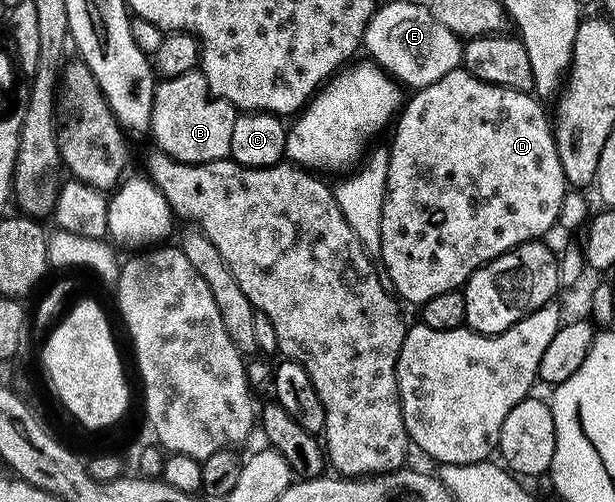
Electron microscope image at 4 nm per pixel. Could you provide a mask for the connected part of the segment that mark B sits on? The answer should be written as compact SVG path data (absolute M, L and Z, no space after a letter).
M194 72L156 83L149 129L157 141L156 149L170 154L176 162L214 162L230 157L231 134L238 115L230 102L214 98L207 80Z

